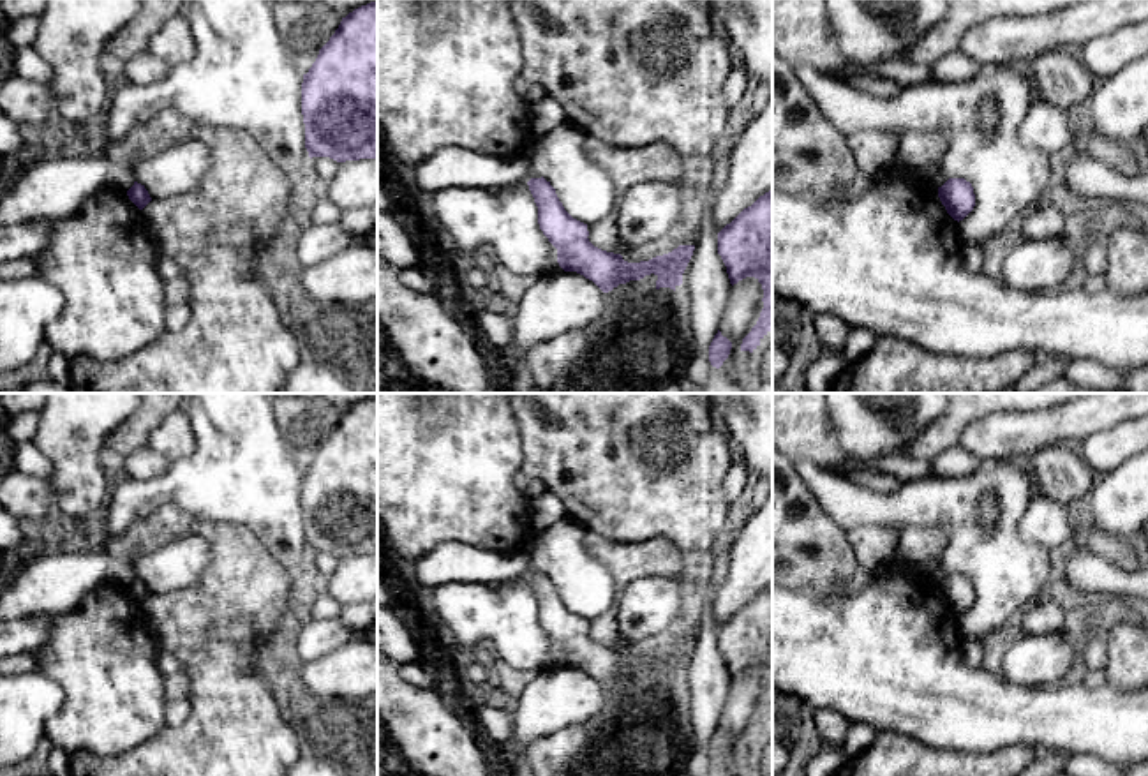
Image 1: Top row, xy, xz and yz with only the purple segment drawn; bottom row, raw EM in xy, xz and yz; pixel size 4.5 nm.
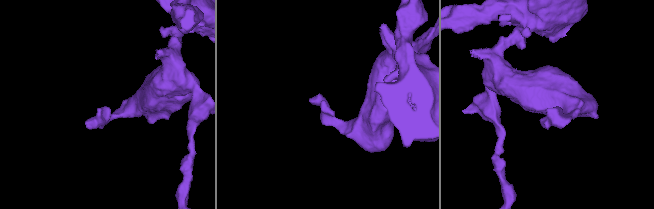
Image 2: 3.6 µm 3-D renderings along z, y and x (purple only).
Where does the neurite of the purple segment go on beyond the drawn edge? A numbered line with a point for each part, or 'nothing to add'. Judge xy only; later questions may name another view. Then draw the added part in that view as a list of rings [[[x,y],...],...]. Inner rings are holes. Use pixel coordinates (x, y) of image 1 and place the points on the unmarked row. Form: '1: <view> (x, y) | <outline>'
nothing to add

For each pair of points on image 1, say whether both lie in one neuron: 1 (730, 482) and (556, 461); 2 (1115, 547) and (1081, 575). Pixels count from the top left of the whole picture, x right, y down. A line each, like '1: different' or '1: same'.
1: different
2: different

